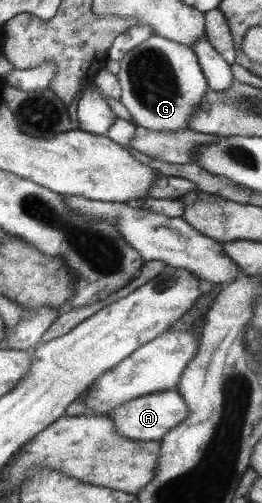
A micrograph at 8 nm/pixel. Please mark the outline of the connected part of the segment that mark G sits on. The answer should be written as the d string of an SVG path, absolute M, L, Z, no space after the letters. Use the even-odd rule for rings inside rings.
M155 34L125 53L119 64L118 101L126 108L133 124L147 131L184 130L209 89L192 48Z

